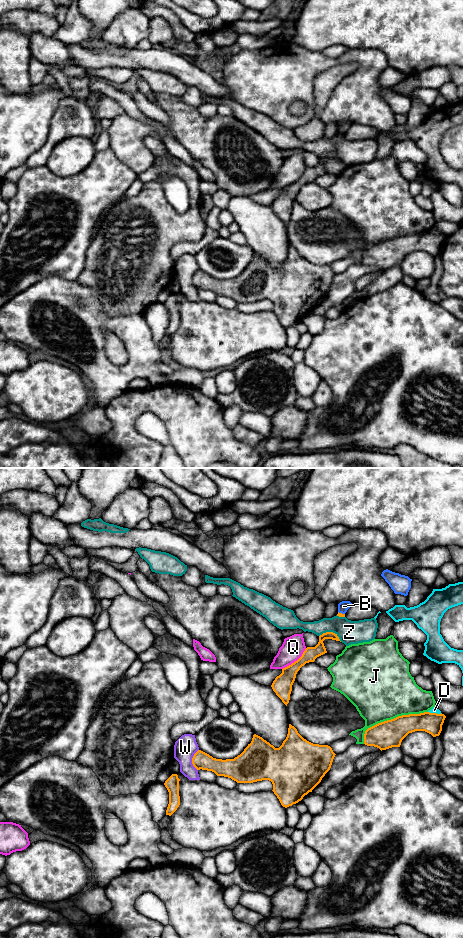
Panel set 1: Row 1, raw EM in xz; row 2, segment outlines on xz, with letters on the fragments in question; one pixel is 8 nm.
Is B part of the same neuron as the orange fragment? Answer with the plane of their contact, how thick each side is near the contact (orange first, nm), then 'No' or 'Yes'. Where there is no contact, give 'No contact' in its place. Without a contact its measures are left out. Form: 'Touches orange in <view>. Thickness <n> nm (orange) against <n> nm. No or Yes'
Touches orange in xz. Thickness 30 nm (orange) against 90 nm. No

